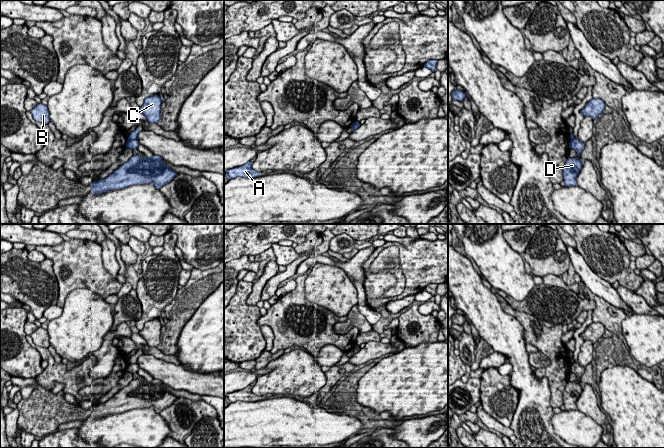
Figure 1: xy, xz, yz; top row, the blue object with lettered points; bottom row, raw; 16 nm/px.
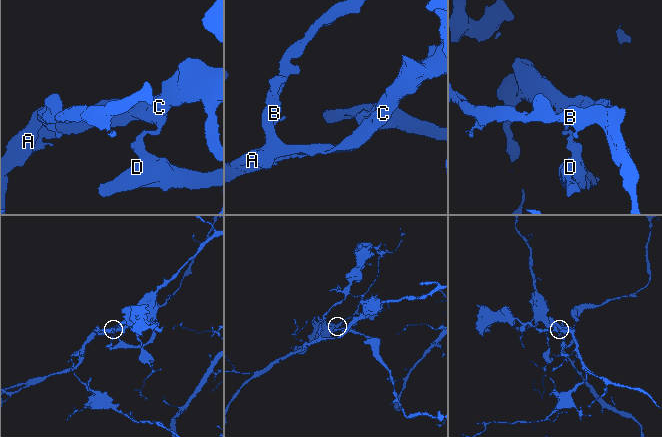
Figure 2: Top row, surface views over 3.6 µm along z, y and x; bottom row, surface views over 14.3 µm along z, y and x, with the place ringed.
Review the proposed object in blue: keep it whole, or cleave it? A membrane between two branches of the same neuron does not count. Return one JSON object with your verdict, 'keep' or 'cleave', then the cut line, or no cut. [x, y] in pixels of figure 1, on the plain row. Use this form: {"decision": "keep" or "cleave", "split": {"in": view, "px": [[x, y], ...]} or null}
{"decision": "cleave", "split": {"in": "xy", "px": [[128, 362], [136, 363]]}}

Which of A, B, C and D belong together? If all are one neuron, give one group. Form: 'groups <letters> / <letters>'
groups A B C / D

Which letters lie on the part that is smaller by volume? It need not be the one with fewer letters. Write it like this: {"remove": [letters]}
{"remove": ["D"]}

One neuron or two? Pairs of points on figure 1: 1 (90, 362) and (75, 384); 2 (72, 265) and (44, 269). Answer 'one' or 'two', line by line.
1: one
2: two

